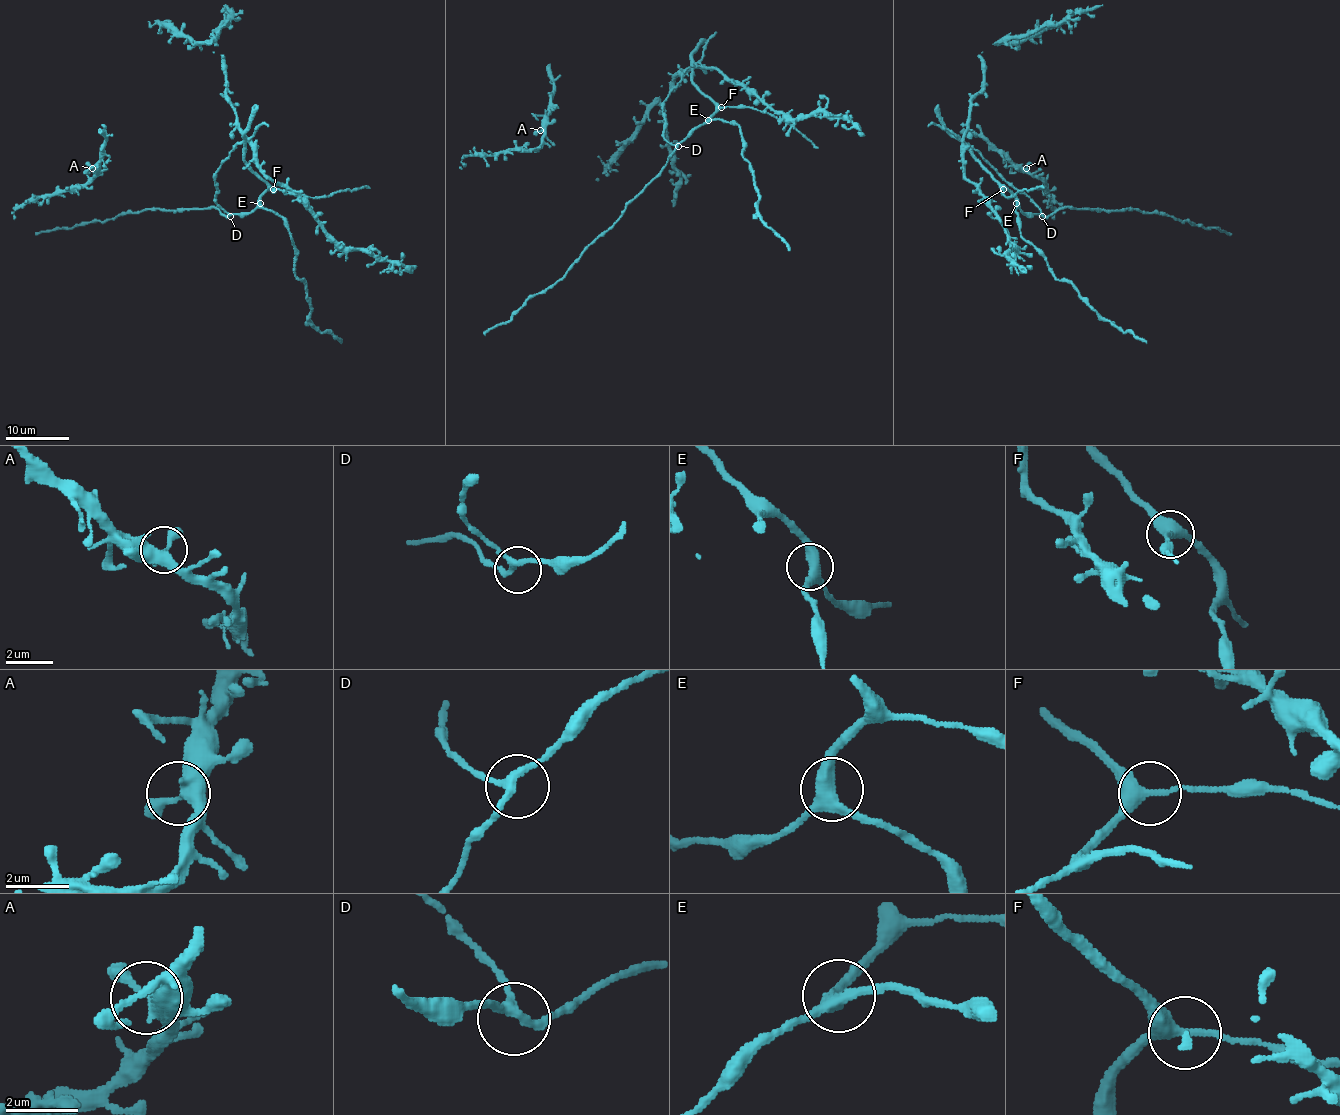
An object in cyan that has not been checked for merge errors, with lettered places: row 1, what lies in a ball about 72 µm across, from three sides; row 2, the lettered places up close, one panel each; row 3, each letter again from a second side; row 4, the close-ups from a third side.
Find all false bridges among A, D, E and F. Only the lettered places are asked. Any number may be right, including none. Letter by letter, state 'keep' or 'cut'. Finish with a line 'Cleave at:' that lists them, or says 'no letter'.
A: keep
D: keep
E: keep
F: keep
Cleave at: no letter

